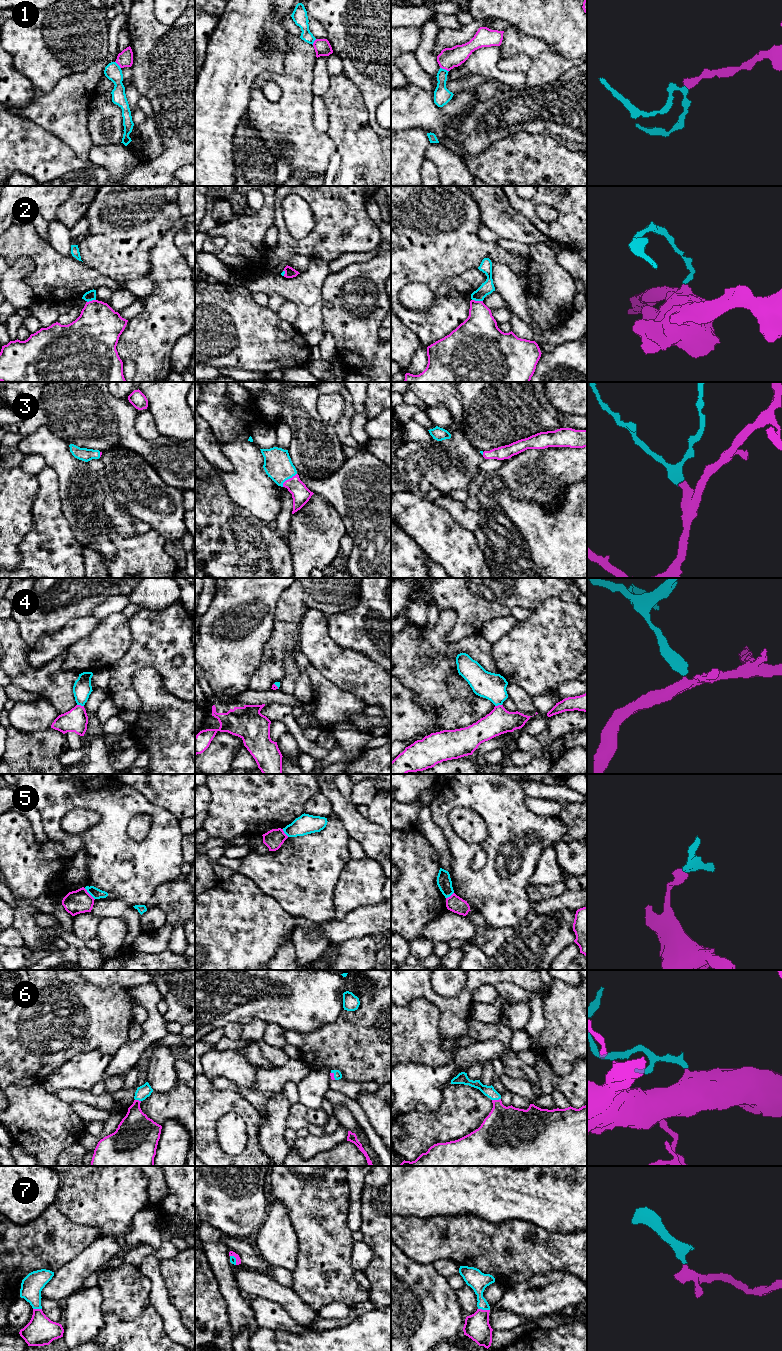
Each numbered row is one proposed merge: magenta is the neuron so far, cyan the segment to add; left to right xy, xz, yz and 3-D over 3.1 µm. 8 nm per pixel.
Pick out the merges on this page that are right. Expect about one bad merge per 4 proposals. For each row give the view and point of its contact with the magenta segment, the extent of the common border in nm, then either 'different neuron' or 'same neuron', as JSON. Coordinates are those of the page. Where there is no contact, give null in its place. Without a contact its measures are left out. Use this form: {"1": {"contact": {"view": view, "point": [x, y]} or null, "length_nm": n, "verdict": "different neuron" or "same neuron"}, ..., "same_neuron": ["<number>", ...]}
{"1": {"contact": {"view": "yz", "point": [444, 68]}, "length_nm": 80, "verdict": "different neuron"}, "2": {"contact": {"view": "yz", "point": [477, 301]}, "length_nm": 90, "verdict": "different neuron"}, "3": {"contact": {"view": "xz", "point": [288, 479]}, "length_nm": 160, "verdict": "same neuron"}, "4": {"contact": {"view": "xy", "point": [80, 705]}, "length_nm": 60, "verdict": "different neuron"}, "5": {"contact": {"view": "xy", "point": [89, 894]}, "length_nm": 130, "verdict": "different neuron"}, "6": {"contact": {"view": "yz", "point": [496, 1100]}, "length_nm": 70, "verdict": "same neuron"}, "7": {"contact": {"view": "yz", "point": [484, 1310]}, "length_nm": 100, "verdict": "same neuron"}, "same_neuron": ["3", "6", "7"]}

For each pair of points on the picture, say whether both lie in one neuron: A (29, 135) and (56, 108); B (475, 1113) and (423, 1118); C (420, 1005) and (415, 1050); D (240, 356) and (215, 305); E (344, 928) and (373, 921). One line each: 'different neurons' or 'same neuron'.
A: different neurons
B: same neuron
C: same neuron
D: same neuron
E: same neuron

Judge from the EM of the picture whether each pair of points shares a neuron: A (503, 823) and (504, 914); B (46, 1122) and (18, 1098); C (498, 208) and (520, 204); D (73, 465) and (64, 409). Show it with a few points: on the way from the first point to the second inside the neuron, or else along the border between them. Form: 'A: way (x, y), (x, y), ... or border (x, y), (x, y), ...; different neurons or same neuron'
A: way (497, 846), (492, 869), (497, 891); same neuron
B: way (39, 1119), (25, 1105); same neuron
C: border (506, 196), (509, 202), (530, 220); different neurons
D: border (50, 430), (69, 444); different neurons

